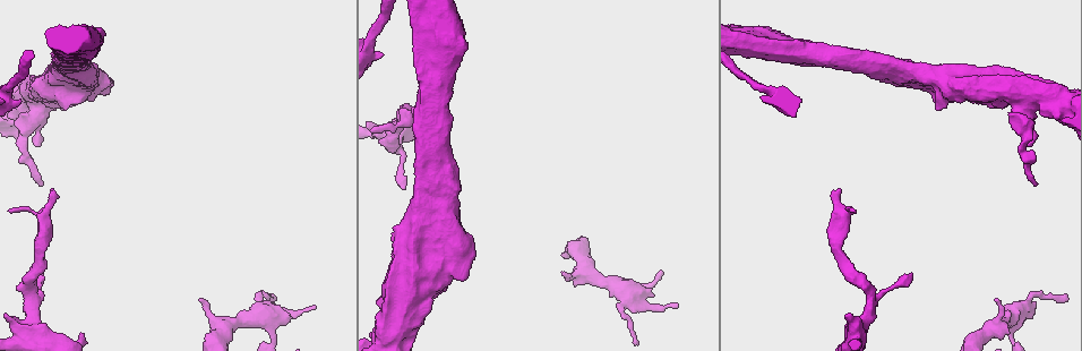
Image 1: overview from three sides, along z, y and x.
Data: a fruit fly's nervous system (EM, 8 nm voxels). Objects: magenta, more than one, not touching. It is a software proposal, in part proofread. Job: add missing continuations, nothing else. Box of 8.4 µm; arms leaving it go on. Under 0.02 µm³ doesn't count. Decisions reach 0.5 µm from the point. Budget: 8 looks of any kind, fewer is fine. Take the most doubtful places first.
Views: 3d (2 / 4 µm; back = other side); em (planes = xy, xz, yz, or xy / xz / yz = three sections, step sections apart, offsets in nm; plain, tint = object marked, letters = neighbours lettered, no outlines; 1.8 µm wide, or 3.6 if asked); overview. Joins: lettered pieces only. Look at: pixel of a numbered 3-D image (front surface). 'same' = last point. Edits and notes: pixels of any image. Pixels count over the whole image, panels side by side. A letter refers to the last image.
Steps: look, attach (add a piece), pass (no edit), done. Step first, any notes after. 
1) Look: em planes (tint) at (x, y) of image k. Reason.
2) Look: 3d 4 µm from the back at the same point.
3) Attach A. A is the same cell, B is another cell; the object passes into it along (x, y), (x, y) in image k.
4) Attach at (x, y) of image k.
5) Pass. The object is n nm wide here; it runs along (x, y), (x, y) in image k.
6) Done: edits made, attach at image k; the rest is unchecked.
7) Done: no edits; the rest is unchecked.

Look: 3d 4 µm at (83, 333) of image 1. An open end.

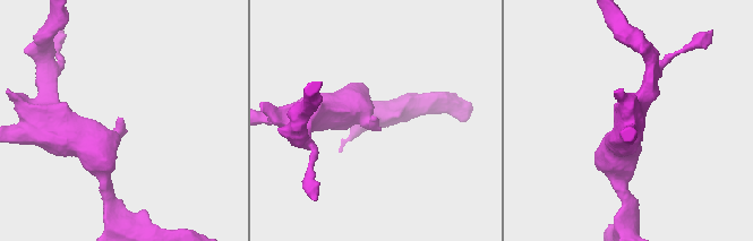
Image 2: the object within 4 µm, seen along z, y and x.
Look: em planes (letters) at (377, 118) of image 2.

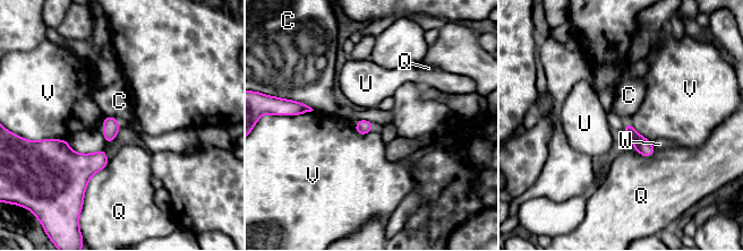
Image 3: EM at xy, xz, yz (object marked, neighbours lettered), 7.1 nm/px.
Pass. C, Q, U, V and W are other cells; a border runs along (66, 139), (41, 140) in image 3; no lettered piece goes on from it.

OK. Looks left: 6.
Look: em xy step 8 (letters) at (314, 308) of image 1. Free end.

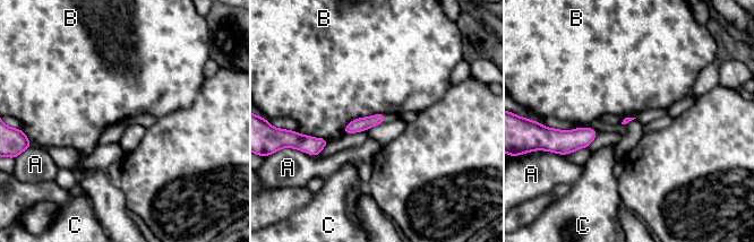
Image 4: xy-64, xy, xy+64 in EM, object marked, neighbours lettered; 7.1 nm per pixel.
Look: em planes (letters) at the same point.

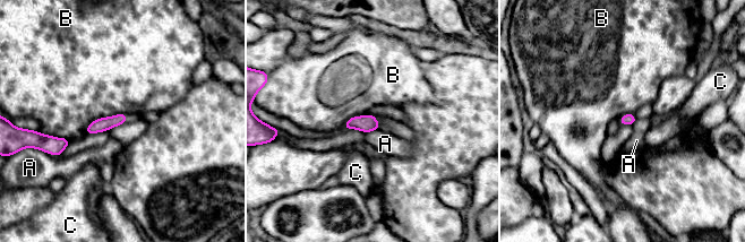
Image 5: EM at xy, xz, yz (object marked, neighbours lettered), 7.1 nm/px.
Pass. The longest contact is with B, 340 nm; A, B and C are other cells; a border runs along (379, 128), (366, 134) in image 5; no lettered piece goes on from it.

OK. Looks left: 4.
Look: em xz step 4 (tint) at (563, 273) of image 1. Branch stops here.

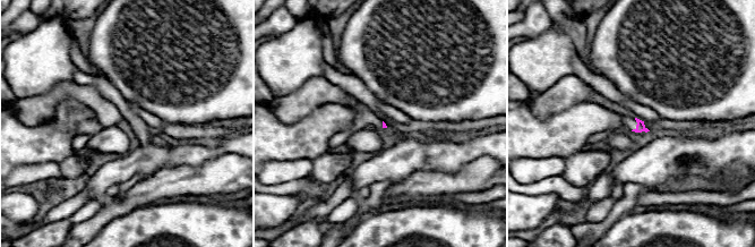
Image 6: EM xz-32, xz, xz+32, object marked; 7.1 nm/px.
Look: em planes (letters) at the same point. Another direction.

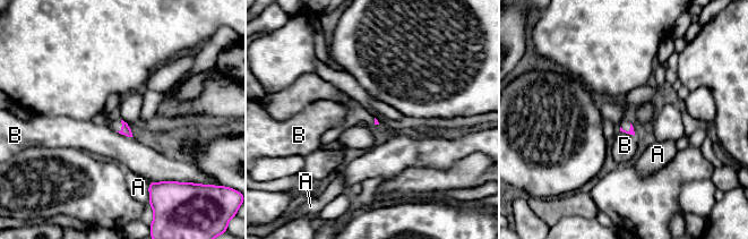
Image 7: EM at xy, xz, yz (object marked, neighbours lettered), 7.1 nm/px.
Pass. A and B are other cells; a border runs along (170, 180), (148, 182) in image 7; no lettered piece goes on from it.

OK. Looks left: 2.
Done: no edits; the rest is unchecked.

